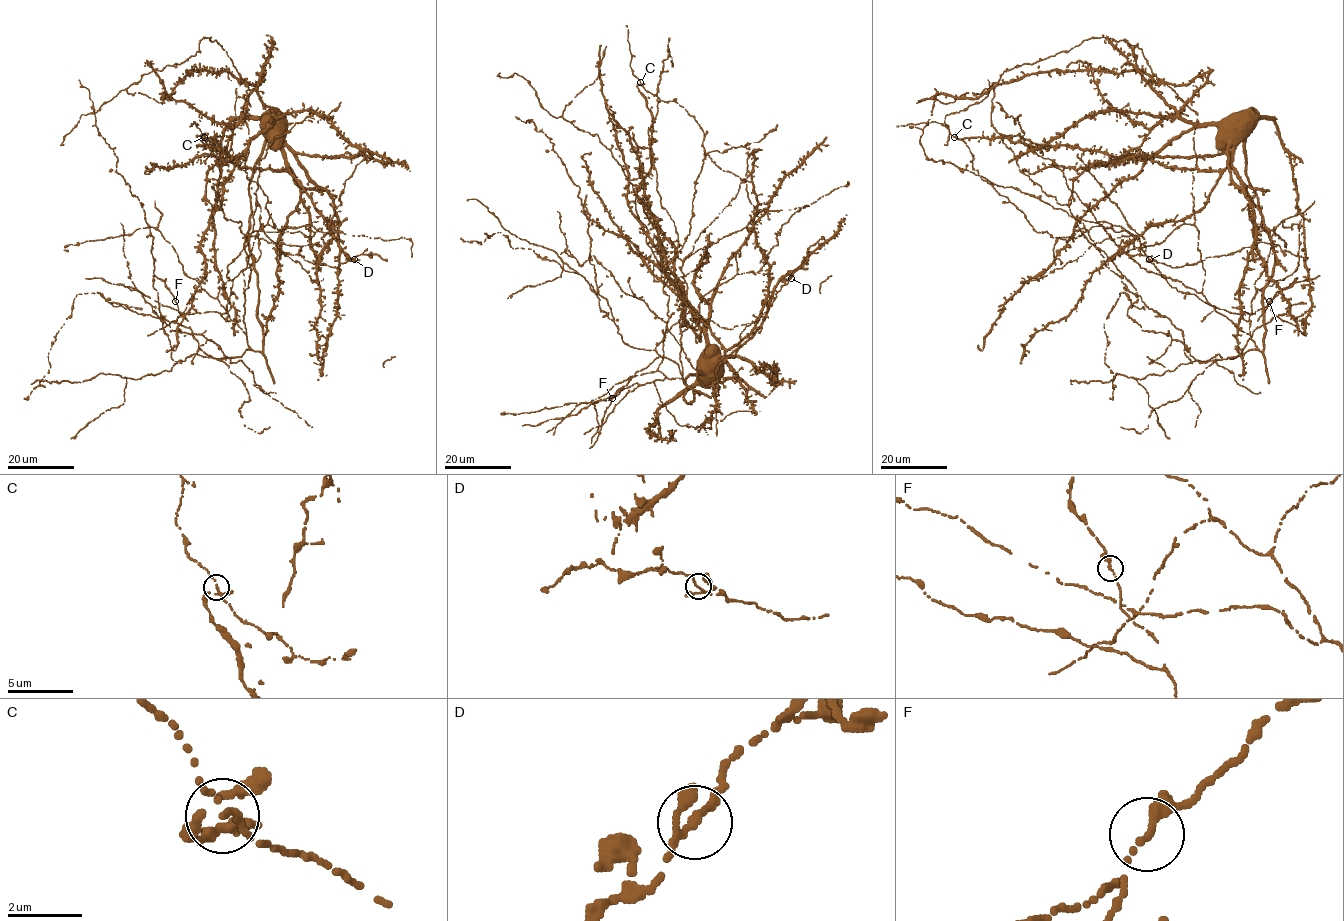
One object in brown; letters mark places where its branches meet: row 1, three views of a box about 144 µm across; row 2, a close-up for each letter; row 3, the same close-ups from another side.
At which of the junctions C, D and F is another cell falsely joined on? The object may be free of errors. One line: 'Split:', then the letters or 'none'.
Split: none

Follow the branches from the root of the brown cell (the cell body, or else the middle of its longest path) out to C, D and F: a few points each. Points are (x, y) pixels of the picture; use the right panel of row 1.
C: (1227, 123), (1192, 127), (1145, 159), (1119, 159), (1064, 144), (1033, 148), (1001, 137), (954, 137)
D: (1227, 123), (1232, 166), (1251, 198), (1249, 217), (1259, 242), (1180, 267), (1149, 259)
F: (1227, 123), (1242, 139), (1245, 173), (1275, 255), (1263, 290), (1260, 351), (1242, 314), (1260, 316), (1269, 301)

